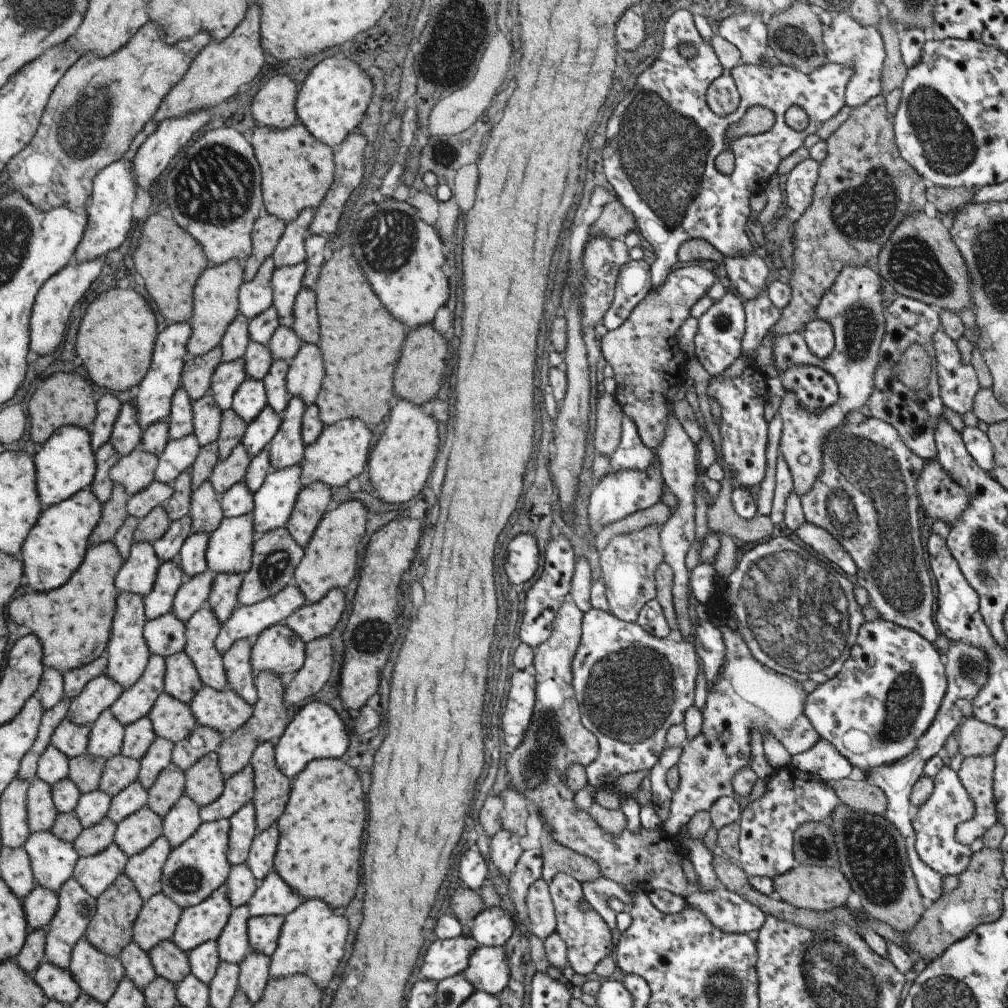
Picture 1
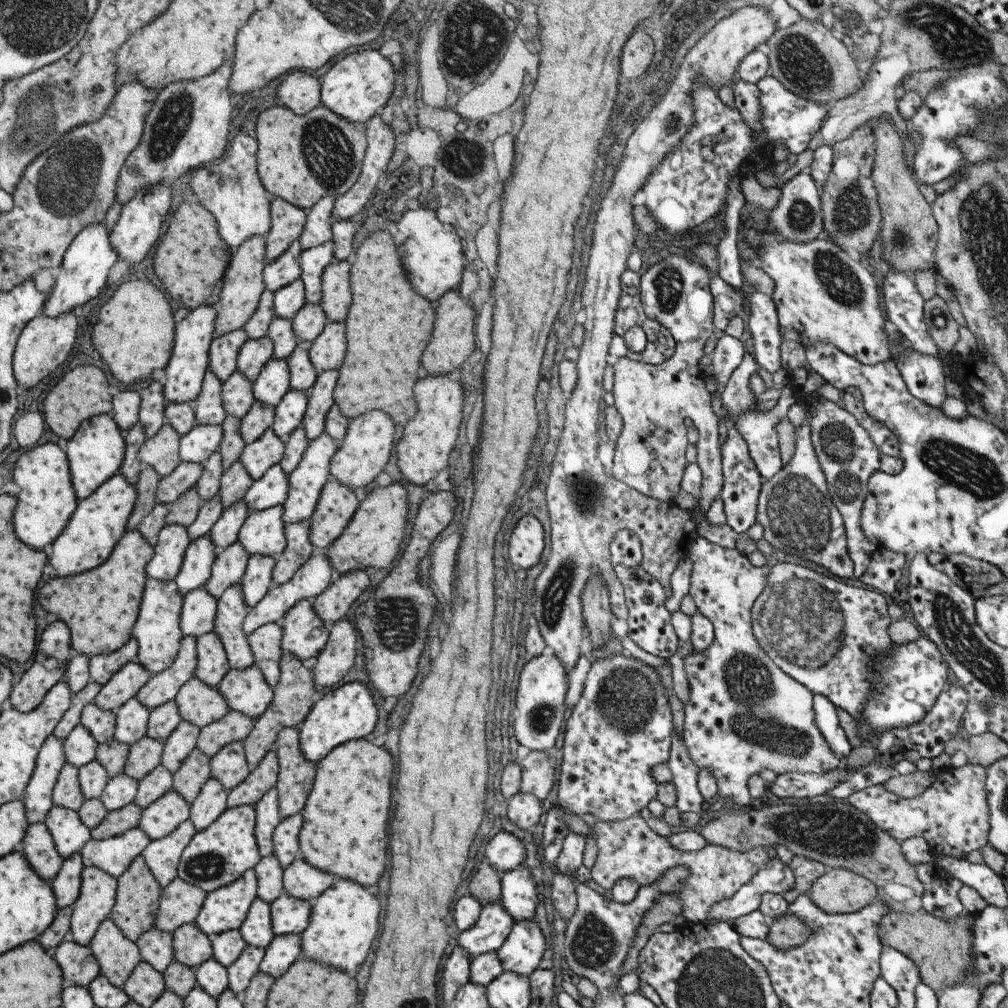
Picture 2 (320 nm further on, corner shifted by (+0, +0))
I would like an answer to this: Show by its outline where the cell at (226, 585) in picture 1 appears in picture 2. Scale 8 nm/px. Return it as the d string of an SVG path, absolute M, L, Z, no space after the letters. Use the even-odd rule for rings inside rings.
M260 554L248 556L239 586L245 604L249 608L254 607L268 591L272 583L272 570L275 563L275 559L270 556Z

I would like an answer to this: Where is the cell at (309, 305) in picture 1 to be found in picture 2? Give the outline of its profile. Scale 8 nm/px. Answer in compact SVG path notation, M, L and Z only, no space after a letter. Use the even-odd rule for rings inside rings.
M349 260L332 261L321 272L321 300L319 308L325 314L327 323L343 323L349 304L351 304L351 292L349 292Z

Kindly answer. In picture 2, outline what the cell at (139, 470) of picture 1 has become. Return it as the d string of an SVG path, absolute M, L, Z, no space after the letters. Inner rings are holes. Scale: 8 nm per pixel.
M163 424L157 433L146 439L137 450L137 460L143 466L155 470L159 478L163 478L180 464L177 450L180 436L169 426Z

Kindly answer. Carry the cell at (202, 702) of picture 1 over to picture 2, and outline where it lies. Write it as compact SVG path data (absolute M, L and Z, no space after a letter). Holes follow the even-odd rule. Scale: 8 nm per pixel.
M259 667L231 669L225 673L217 688L226 700L228 710L243 713L255 720L270 705L272 690Z

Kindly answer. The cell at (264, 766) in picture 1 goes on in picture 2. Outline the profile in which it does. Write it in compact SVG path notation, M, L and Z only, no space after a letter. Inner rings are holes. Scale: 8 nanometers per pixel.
M283 727L273 744L278 760L275 788L282 818L299 813L311 790L316 764L304 759L298 739L298 727Z

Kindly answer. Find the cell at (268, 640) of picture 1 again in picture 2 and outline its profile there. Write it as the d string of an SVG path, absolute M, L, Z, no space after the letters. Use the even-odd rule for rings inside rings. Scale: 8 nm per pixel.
M311 601L295 603L281 618L279 625L282 630L282 652L292 654L300 661L316 657L325 646L329 627L311 609Z

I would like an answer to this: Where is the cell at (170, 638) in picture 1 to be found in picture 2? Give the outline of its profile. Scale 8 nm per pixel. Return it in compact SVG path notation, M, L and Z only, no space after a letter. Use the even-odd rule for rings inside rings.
M192 588L182 598L179 626L182 636L198 637L213 631L216 598L207 589Z

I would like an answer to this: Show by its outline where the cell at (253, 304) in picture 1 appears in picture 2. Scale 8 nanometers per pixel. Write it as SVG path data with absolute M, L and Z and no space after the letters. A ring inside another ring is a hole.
M296 239L289 244L283 254L265 264L263 272L261 272L264 290L274 293L283 288L283 286L287 286L287 284L300 278L298 259L301 252L299 242Z

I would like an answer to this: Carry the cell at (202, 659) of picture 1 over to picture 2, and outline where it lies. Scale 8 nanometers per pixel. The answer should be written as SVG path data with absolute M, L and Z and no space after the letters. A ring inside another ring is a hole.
M239 584L228 586L216 600L213 631L222 642L231 669L244 669L254 664L253 653L242 629L248 608Z

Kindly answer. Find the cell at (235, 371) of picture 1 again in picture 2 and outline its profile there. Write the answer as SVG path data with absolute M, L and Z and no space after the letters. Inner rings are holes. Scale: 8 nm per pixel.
M261 336L257 340L247 340L237 354L237 372L241 372L249 382L255 381L261 368L271 359L271 340Z

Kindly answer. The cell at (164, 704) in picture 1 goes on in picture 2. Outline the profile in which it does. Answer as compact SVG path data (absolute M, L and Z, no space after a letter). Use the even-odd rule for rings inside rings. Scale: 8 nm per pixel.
M191 677L177 691L174 700L183 721L199 728L219 720L228 710L226 700L217 687Z

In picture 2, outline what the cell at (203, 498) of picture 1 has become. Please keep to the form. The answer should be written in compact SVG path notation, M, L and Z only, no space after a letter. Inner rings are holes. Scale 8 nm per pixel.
M238 459L230 468L222 472L219 482L220 501L222 507L227 508L239 499L243 499L247 489L254 481L249 478L249 474L245 472L243 464Z

